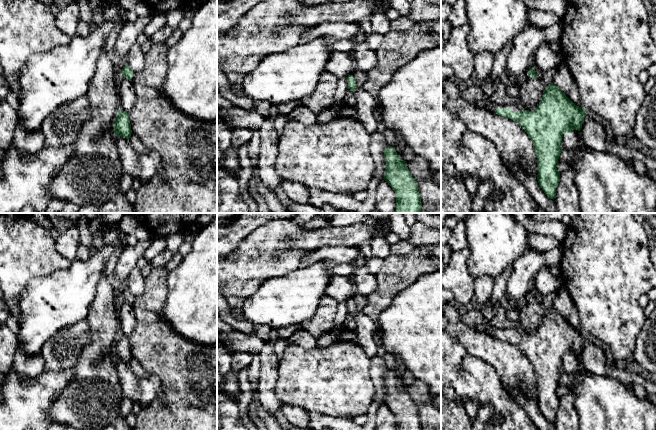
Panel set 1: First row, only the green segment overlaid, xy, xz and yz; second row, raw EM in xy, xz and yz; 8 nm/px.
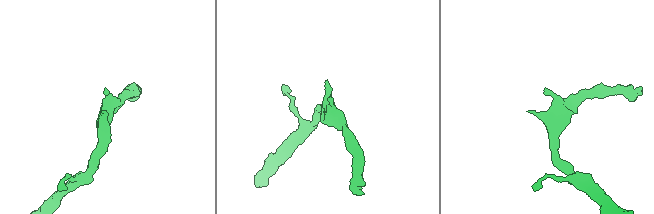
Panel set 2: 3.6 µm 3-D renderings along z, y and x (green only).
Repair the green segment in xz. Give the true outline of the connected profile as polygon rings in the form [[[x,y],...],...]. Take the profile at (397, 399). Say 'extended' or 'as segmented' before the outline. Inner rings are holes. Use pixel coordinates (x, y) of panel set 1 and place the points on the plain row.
as segmented | [[[388,369],[384,374],[384,404],[396,418],[396,430],[422,430],[418,408],[408,394],[407,387]]]

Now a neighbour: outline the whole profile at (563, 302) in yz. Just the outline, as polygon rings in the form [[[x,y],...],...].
[[[564,285],[561,287],[559,295],[553,300],[551,307],[557,309],[575,329],[582,332],[577,308]]]

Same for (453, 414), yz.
[[[441,393],[441,430],[472,430],[473,422],[463,404],[447,400]]]

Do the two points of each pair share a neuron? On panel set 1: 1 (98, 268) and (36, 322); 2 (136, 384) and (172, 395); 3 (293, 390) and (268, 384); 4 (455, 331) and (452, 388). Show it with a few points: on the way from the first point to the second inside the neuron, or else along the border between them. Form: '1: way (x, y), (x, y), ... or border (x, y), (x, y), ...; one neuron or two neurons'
1: way (83, 281), (54, 310), (51, 310); one neuron
2: border (148, 372), (160, 381), (159, 400), (163, 406); two neurons
3: border (278, 363), (278, 378), (274, 394), (283, 404); two neurons
4: border (451, 335), (471, 355); two neurons

